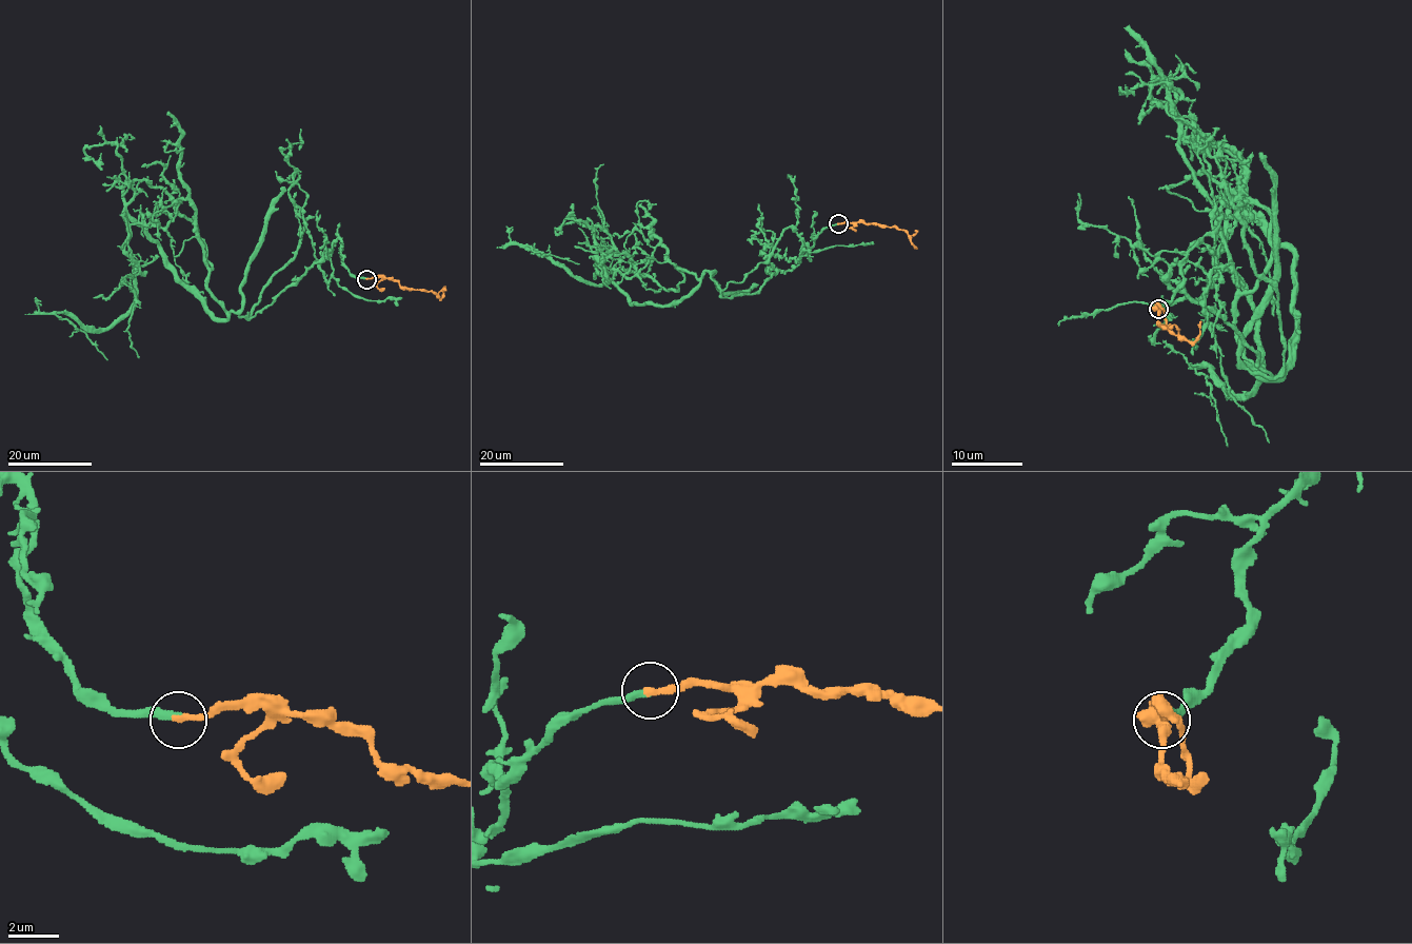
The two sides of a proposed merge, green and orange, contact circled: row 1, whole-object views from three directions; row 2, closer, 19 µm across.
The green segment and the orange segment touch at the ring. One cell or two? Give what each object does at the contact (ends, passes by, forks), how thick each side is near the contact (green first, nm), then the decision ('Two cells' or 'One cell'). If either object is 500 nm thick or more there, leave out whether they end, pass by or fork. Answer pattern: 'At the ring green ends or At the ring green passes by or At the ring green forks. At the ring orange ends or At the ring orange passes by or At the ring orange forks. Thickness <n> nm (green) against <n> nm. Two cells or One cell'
At the ring green ends. At the ring orange ends. Thickness 300 nm (green) against 280 nm. One cell

